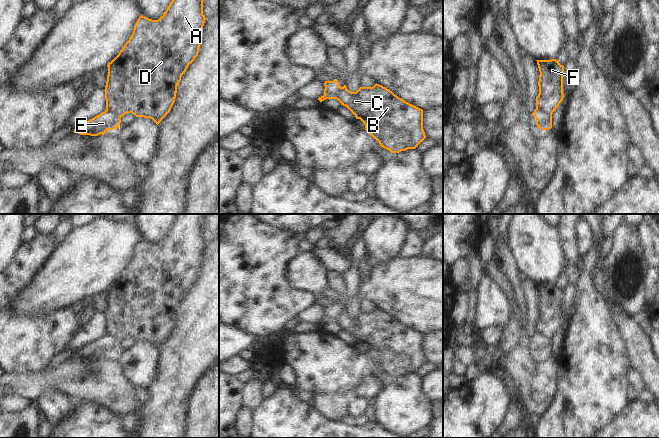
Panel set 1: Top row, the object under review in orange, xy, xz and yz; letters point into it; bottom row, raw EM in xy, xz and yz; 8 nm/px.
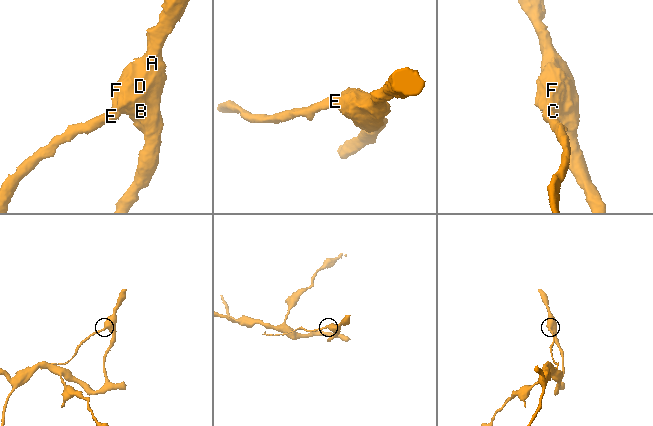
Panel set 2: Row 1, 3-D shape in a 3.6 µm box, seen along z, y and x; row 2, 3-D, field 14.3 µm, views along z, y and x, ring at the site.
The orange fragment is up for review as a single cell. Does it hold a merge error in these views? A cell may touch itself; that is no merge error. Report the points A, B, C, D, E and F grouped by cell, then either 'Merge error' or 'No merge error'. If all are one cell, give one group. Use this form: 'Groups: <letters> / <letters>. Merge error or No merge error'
Groups: A B C D F / E. Merge error.

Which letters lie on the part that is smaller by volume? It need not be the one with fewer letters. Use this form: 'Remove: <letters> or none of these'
Remove: E

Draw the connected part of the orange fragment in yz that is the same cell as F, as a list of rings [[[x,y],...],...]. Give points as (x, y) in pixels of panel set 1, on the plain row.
[[[556,283],[536,285],[540,296],[536,333],[552,340],[565,320],[563,318],[564,290]]]

